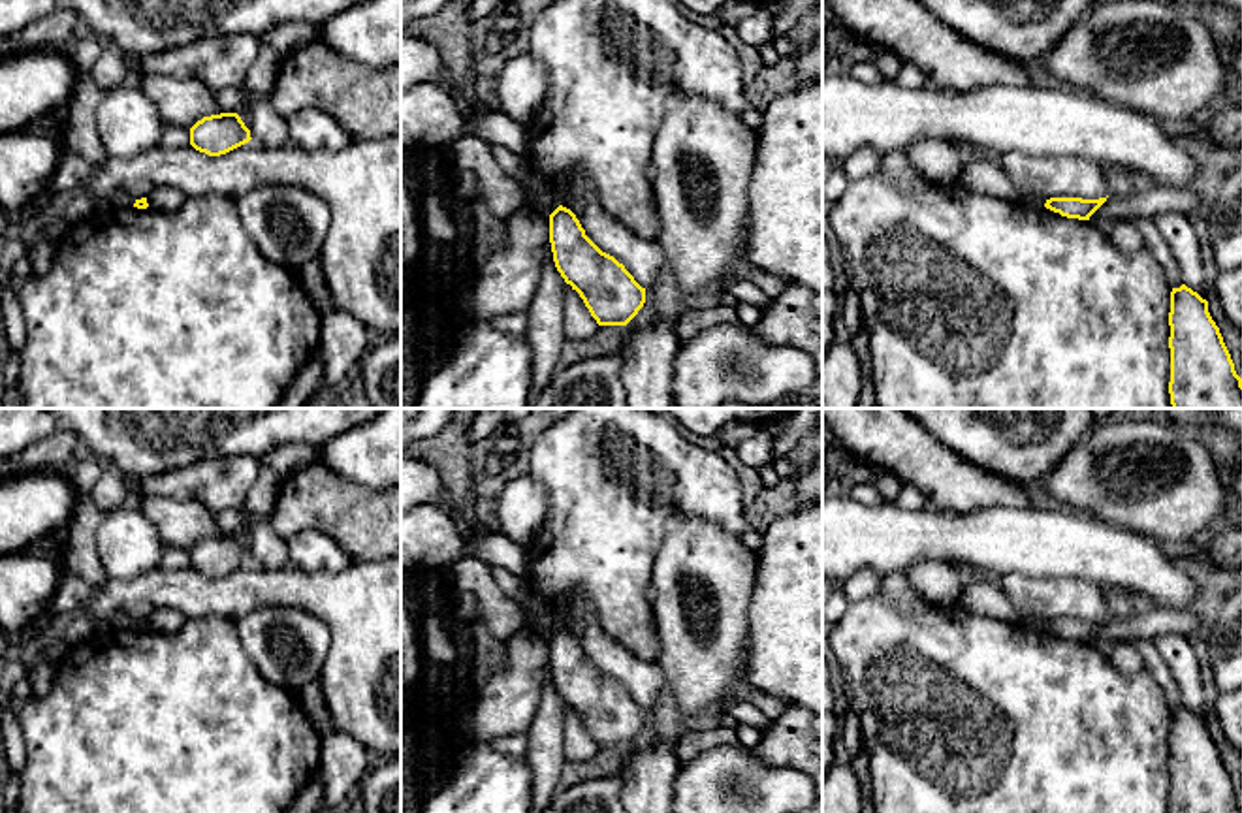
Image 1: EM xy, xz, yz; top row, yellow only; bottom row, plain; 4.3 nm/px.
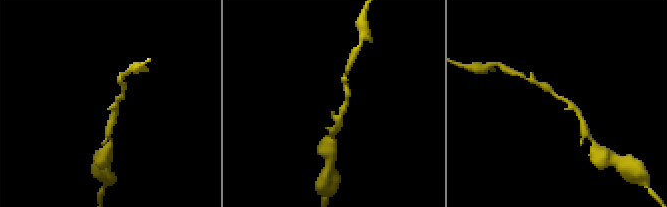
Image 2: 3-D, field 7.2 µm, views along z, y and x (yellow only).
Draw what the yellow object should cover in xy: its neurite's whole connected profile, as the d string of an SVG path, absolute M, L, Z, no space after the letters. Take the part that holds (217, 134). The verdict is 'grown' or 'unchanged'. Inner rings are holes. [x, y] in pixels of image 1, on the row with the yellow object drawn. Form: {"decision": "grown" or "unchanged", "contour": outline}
{"decision": "unchanged", "contour": "M237 113L203 117L190 128L190 145L209 156L226 154L250 139L250 130Z"}

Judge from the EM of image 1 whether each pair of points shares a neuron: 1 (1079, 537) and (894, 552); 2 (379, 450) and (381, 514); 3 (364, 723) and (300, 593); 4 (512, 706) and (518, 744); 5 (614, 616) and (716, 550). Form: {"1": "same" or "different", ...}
{"1": "same", "2": "different", "3": "same", "4": "different", "5": "different"}

